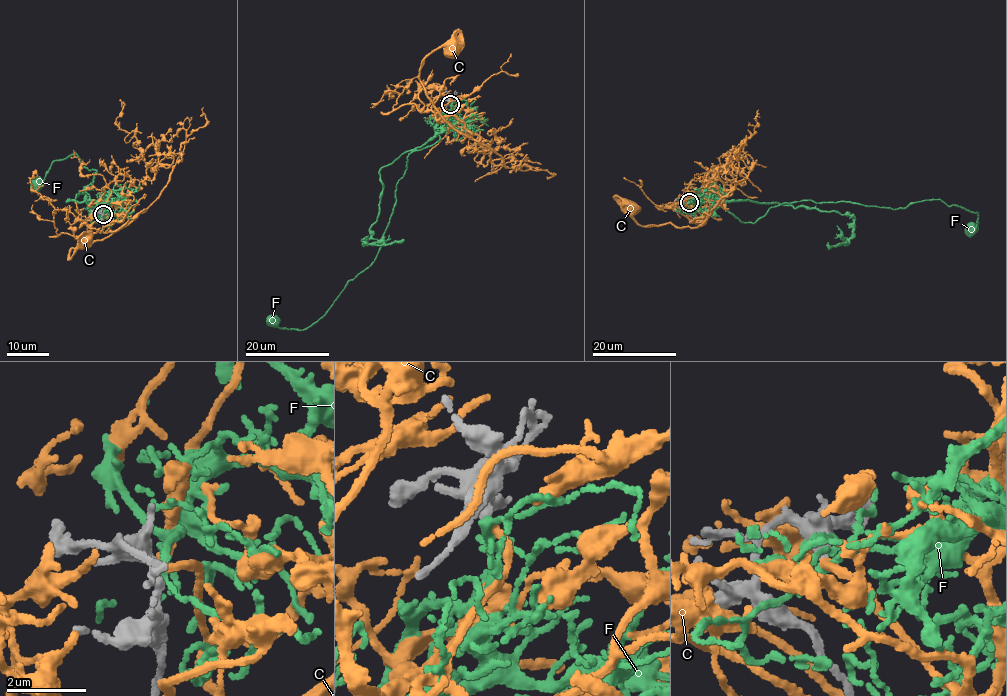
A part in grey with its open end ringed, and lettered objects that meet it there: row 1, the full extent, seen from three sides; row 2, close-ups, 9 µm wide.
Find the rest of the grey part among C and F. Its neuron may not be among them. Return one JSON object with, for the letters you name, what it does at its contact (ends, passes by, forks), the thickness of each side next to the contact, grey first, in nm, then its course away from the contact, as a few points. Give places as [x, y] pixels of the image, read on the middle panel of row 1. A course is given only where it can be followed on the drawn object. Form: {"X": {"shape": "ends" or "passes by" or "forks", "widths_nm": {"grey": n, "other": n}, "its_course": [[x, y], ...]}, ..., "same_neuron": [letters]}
{"C": {"shape": "ends", "widths_nm": {"grey": 280, "other": 180}, "its_course": [[450, 103], [444, 122], [453, 116], [478, 140], [445, 119], [419, 79], [425, 56], [452, 45]]}, "same_neuron": ["C"]}

